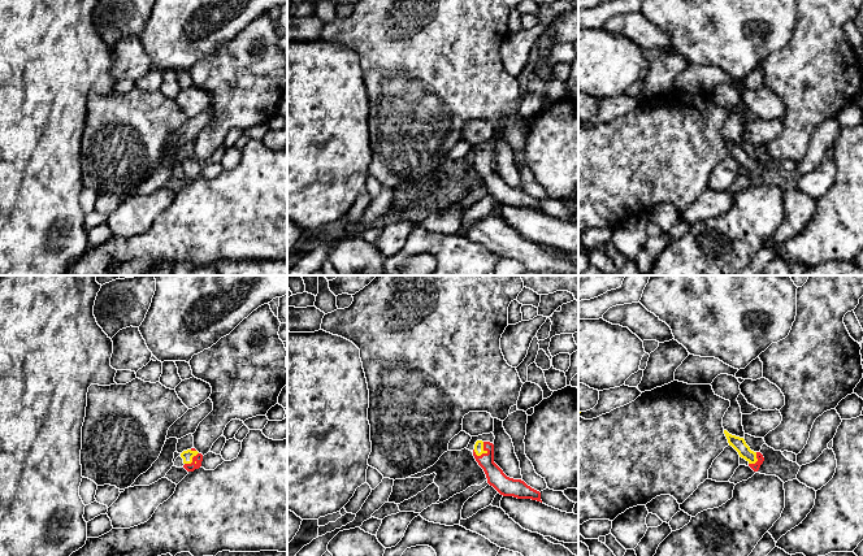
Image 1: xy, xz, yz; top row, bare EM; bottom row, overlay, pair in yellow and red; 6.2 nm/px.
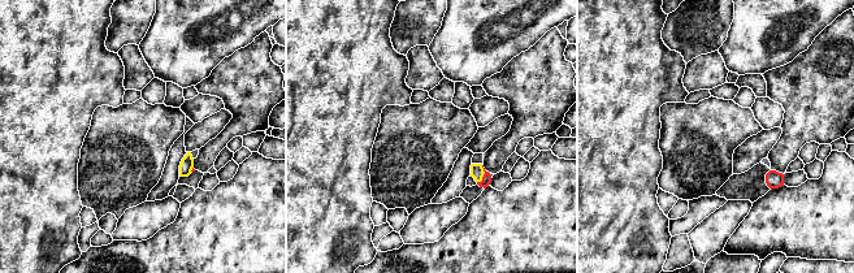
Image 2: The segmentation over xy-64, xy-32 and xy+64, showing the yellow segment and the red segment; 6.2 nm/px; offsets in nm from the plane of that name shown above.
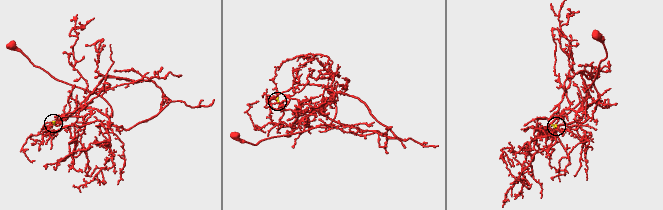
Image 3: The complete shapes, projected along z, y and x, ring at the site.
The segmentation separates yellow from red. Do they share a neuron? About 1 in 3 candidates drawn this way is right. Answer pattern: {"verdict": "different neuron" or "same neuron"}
{"verdict": "same neuron"}

